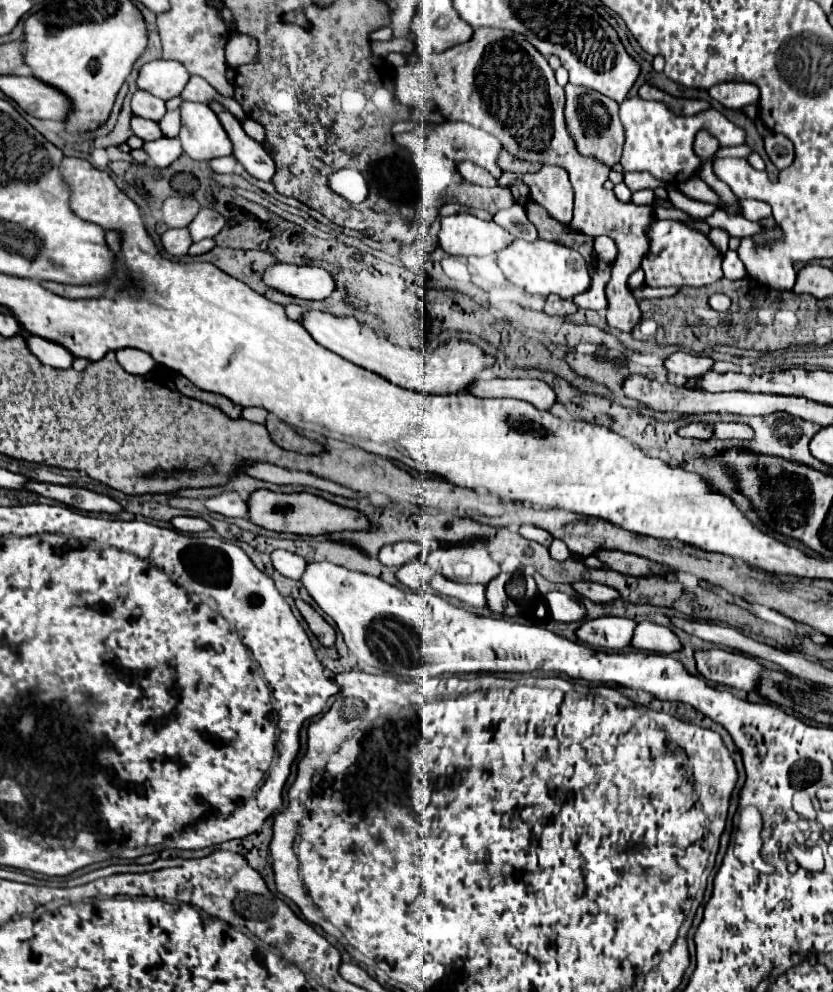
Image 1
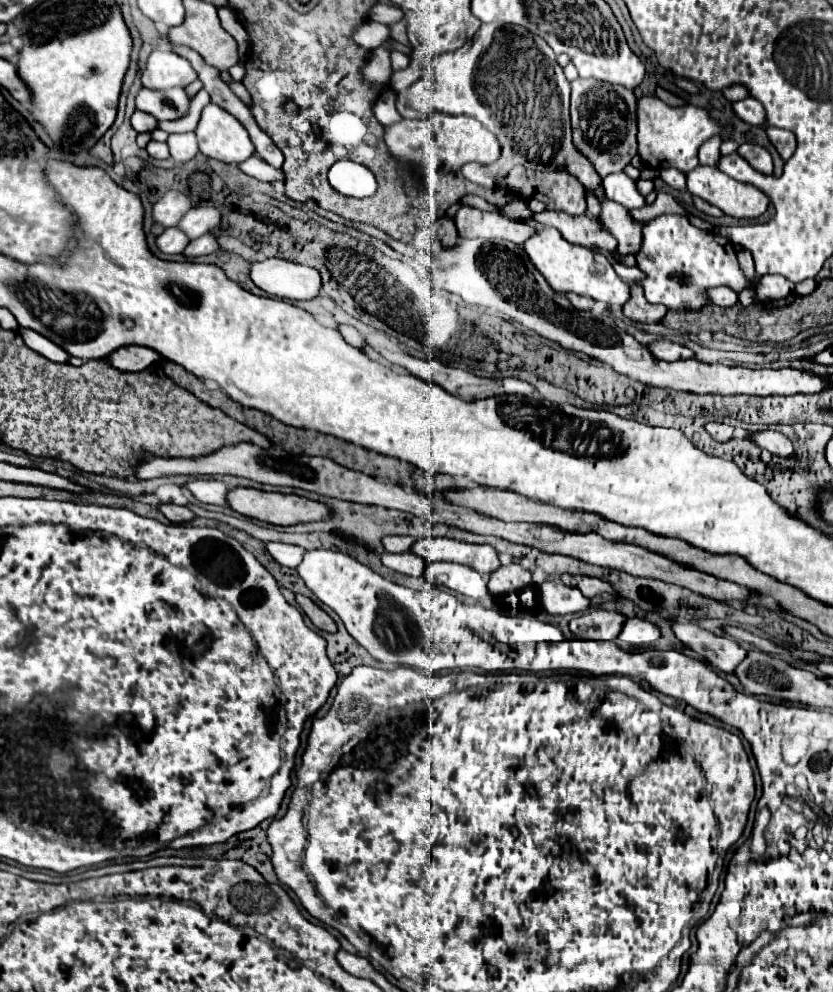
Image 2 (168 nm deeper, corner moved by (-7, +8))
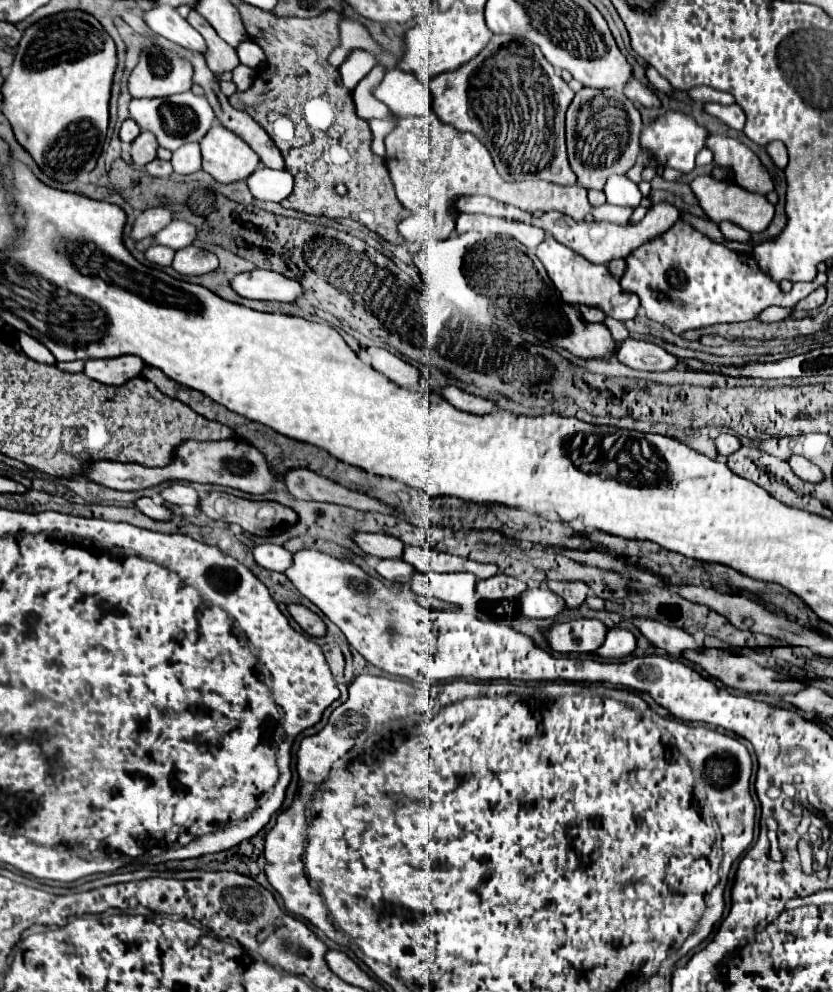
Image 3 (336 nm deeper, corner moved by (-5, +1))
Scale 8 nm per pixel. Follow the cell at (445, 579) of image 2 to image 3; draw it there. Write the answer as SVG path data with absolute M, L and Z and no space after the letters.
M414 571L412 591L436 597L452 605L468 605L476 597L476 577L472 573L420 573Z

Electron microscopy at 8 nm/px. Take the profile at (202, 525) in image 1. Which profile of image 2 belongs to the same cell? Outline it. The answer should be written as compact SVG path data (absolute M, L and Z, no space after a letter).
M160 504L158 510L174 524L182 524L182 522L190 522L194 518L194 514L190 512L190 508L186 506L176 506L176 504Z

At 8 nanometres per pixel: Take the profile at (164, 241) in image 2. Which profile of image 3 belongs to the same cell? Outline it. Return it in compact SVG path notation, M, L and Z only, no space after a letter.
M152 245L144 255L146 255L146 259L150 261L150 263L156 263L156 265L162 265L162 267L166 267L166 265L170 265L172 263L172 259L174 259L174 249L170 249L170 247L160 247L160 245Z

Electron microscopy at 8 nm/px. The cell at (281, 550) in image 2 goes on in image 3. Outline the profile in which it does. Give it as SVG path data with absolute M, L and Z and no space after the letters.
M258 545L254 547L254 559L258 565L278 573L284 573L292 565L292 553L282 545Z

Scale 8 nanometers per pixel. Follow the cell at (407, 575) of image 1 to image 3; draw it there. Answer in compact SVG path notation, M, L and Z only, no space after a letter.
M382 559L376 565L376 571L388 579L388 581L396 581L396 583L410 583L414 567L410 563L404 563L402 559Z

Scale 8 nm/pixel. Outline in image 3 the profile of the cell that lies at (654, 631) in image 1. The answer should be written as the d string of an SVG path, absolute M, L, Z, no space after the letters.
M610 629L606 641L596 651L604 659L622 659L636 649L636 637L628 629Z

